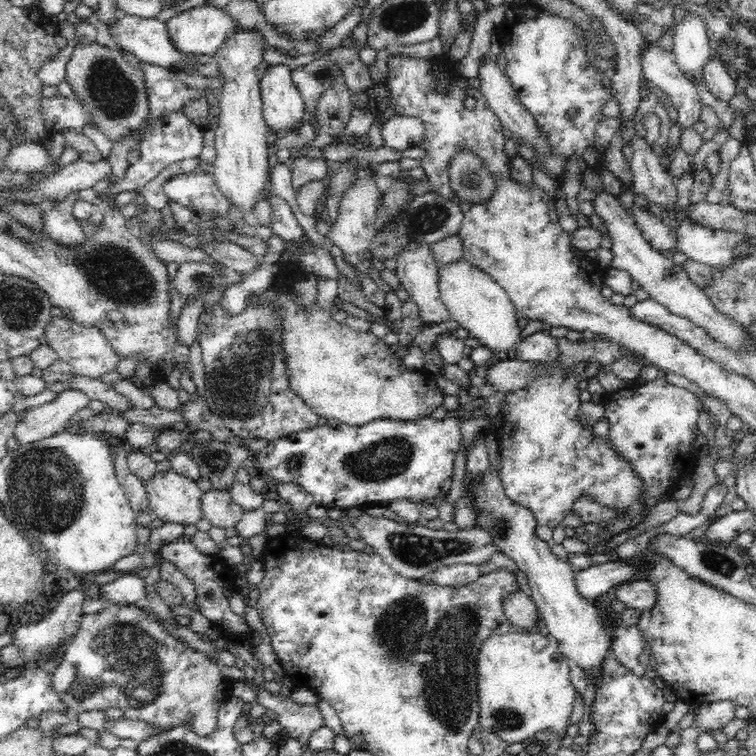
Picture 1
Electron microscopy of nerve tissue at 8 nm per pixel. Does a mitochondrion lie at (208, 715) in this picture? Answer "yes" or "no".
no

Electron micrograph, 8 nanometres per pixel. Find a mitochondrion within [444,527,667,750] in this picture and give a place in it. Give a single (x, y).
(505, 719)

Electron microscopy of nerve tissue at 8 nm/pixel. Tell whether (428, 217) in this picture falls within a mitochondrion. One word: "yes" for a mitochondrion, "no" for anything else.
yes

